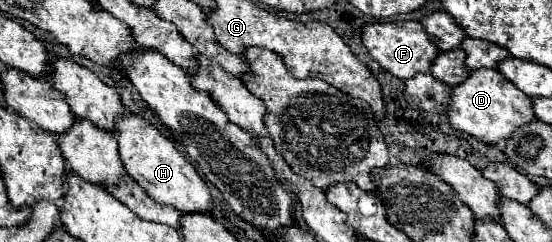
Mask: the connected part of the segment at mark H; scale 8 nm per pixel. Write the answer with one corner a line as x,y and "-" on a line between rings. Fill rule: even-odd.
128,115
126,119
118,121
118,151
122,155
122,163
126,163
126,171
134,179
138,179
138,185
146,189
146,193
156,199
162,205
172,205
182,213
210,213
214,203
208,185
202,181
202,177
196,173
194,165
188,163
188,159
174,147
174,143
164,137
154,125
144,121
138,115

